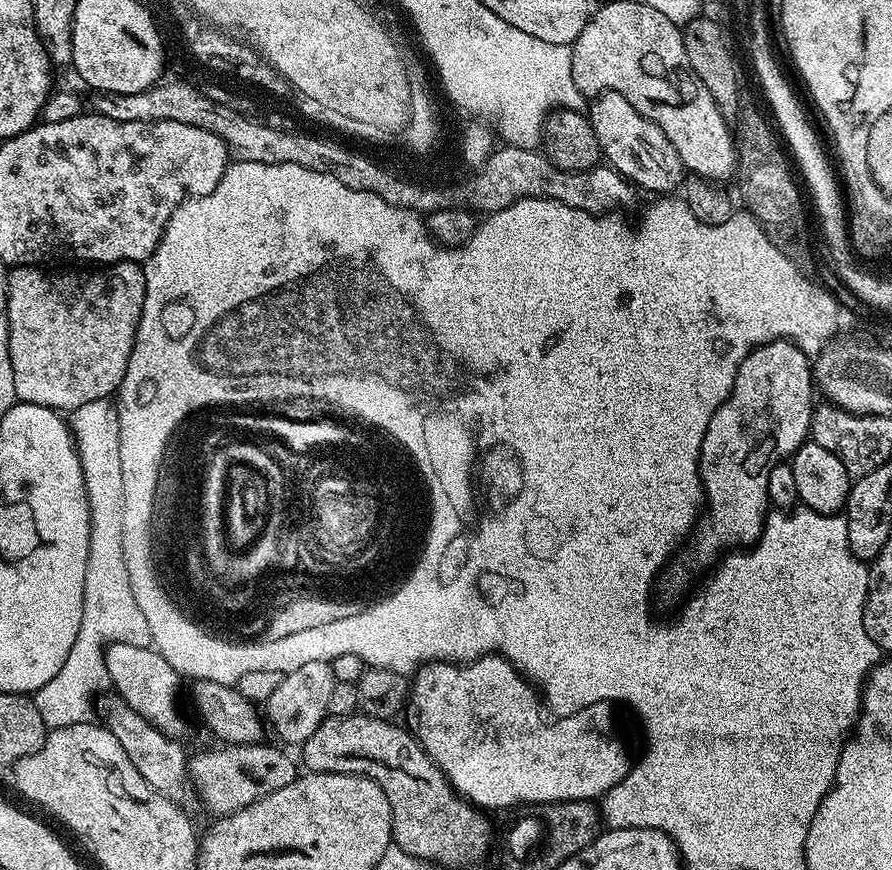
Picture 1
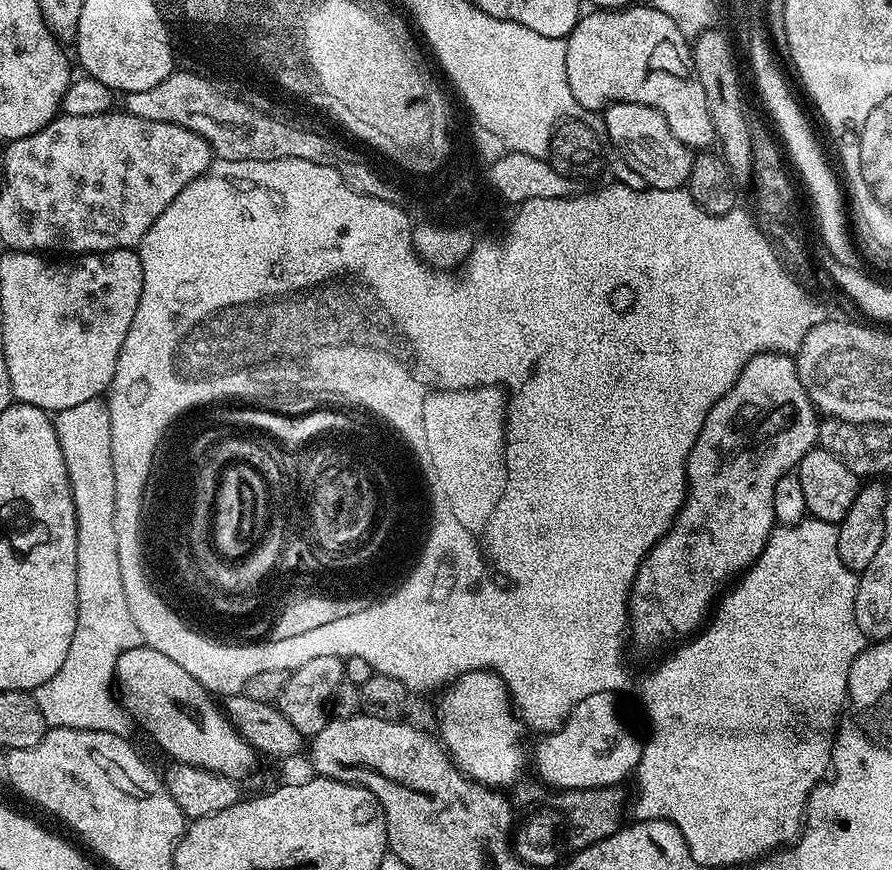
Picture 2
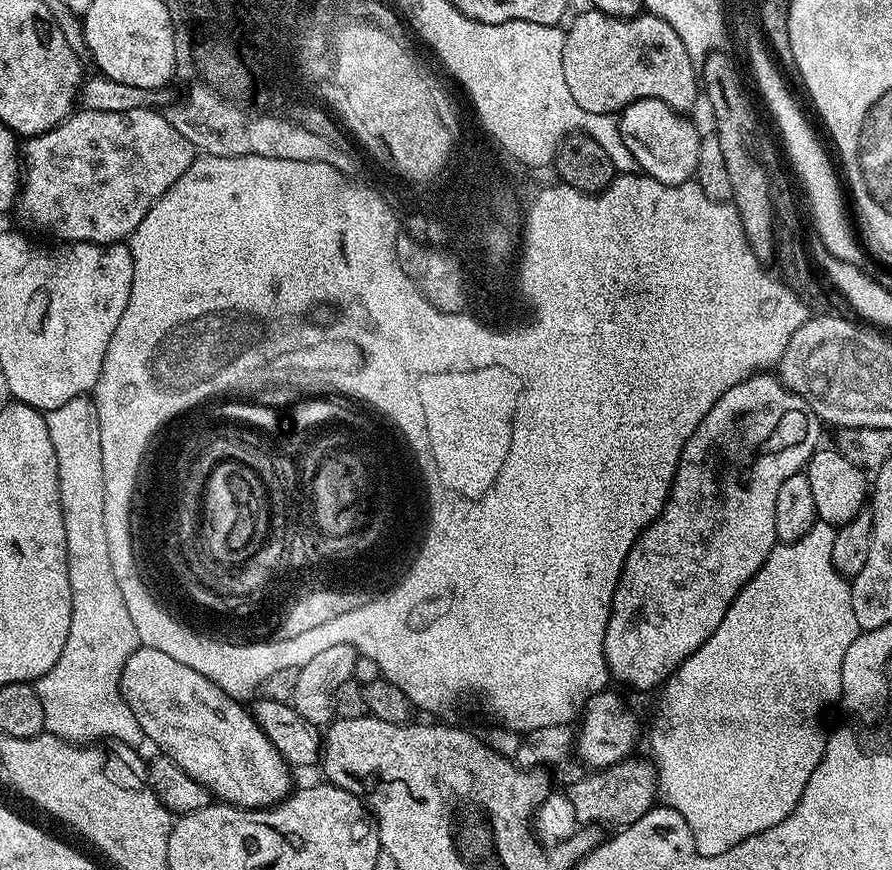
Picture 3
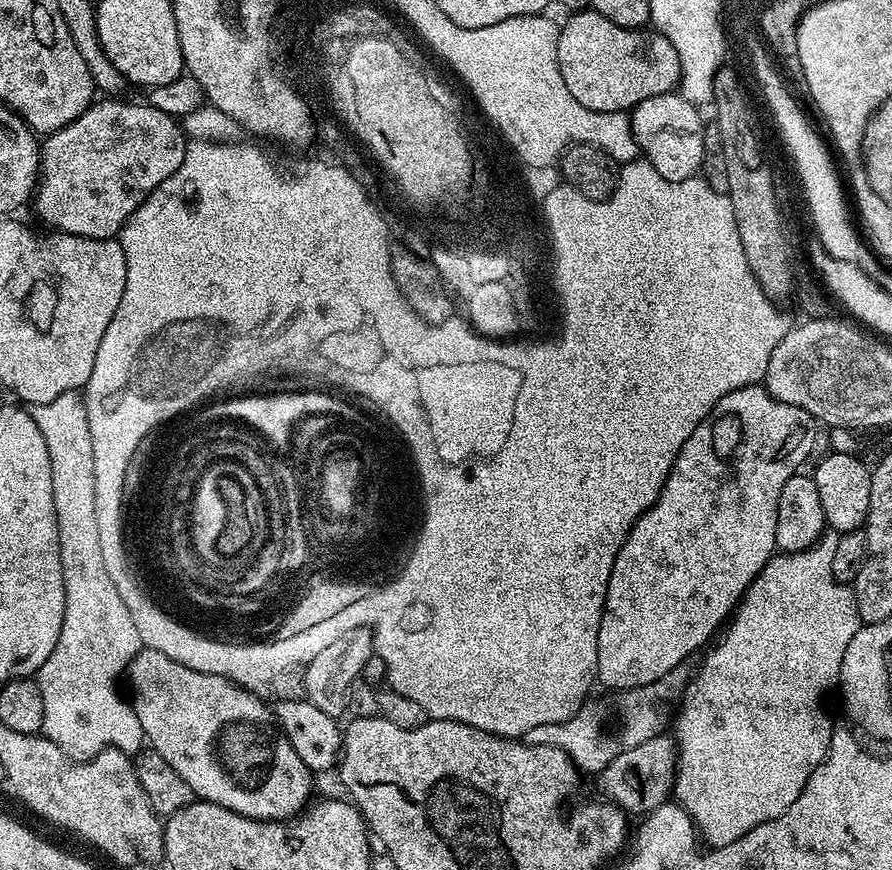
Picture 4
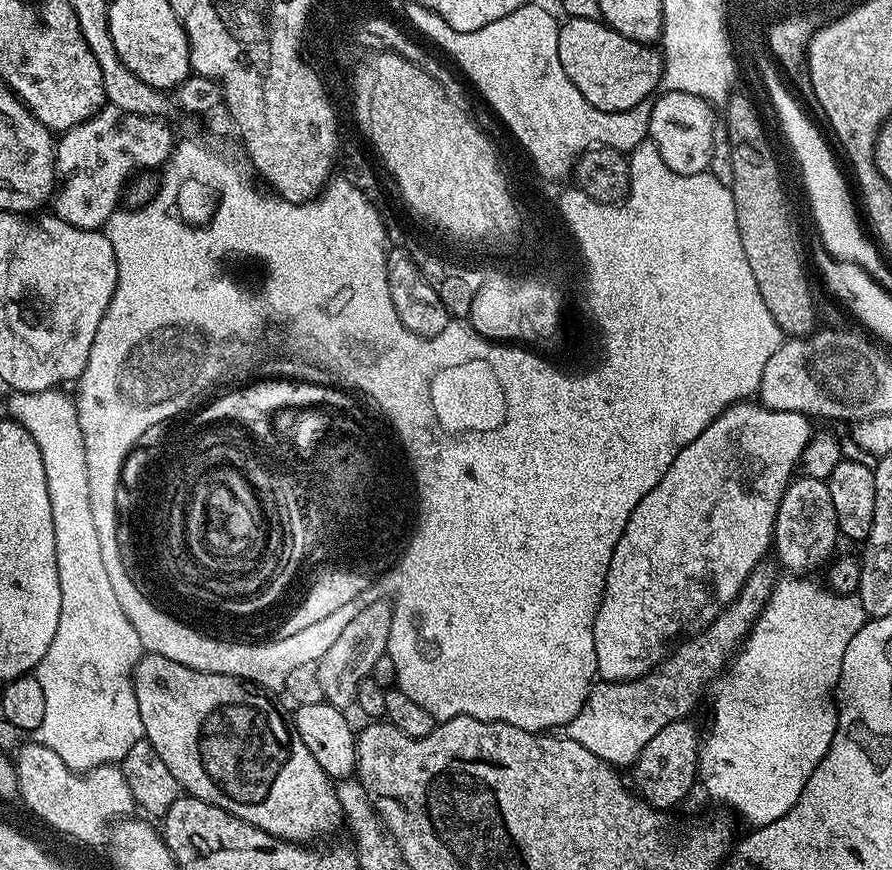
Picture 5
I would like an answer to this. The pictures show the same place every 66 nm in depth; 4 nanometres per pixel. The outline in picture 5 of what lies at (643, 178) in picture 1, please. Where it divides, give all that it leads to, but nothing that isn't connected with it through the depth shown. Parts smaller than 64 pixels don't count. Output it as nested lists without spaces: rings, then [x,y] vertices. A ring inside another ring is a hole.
[[[681,92],[657,95],[651,101],[651,105],[648,135],[658,146],[658,154],[662,154],[662,162],[666,162],[670,170],[683,176],[709,171],[714,146],[714,124],[718,117],[716,112],[712,113],[713,105],[694,94]]]

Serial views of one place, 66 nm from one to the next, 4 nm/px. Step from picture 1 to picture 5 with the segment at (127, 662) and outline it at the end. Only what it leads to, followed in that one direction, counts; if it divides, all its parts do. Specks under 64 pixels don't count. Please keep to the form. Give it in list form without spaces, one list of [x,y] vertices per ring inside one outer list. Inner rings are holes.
[[[145,654],[140,657],[136,673],[132,675],[132,689],[138,702],[138,714],[142,714],[142,726],[144,727],[144,739],[158,750],[158,758],[166,762],[166,770],[174,774],[181,789],[189,796],[197,796],[206,802],[210,802],[219,808],[225,808],[230,814],[250,822],[255,828],[261,828],[266,834],[276,836],[280,840],[293,842],[316,842],[319,836],[328,836],[336,827],[342,824],[342,813],[336,793],[336,785],[331,776],[327,776],[318,766],[314,754],[306,750],[306,742],[298,738],[298,734],[284,721],[282,713],[276,709],[276,704],[271,700],[267,691],[245,682],[239,676],[227,676],[226,674],[206,674],[202,670],[190,670],[190,666],[182,666],[178,662],[170,662],[170,658]]]

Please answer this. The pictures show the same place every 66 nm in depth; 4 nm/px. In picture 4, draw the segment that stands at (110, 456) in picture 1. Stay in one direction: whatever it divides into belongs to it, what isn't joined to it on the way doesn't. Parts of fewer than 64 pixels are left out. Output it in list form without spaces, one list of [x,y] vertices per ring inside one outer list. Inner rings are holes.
[[[79,391],[58,394],[52,402],[31,405],[30,411],[42,438],[46,442],[46,454],[50,454],[50,474],[54,486],[54,514],[58,522],[62,578],[66,590],[66,610],[62,618],[62,634],[40,667],[38,683],[42,690],[44,707],[43,735],[58,746],[72,760],[92,760],[102,750],[117,748],[136,754],[145,747],[142,722],[127,699],[120,697],[116,683],[121,683],[132,659],[142,647],[134,618],[126,610],[126,602],[118,598],[106,566],[102,566],[102,545],[98,543],[98,518],[94,518],[94,450],[90,442],[90,422],[86,422],[86,406]]]

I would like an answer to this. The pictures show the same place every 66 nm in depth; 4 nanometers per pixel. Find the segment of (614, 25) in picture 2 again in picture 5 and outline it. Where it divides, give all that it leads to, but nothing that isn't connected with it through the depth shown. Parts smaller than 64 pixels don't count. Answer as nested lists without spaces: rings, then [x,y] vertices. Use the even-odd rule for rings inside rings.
[[[565,19],[560,24],[558,34],[558,58],[562,62],[562,70],[566,70],[566,78],[570,78],[570,82],[574,82],[574,86],[578,86],[582,98],[586,98],[586,102],[590,102],[590,106],[603,112],[625,112],[645,103],[657,91],[660,76],[664,73],[664,61],[661,53],[655,47],[639,44],[618,34],[601,19]]]

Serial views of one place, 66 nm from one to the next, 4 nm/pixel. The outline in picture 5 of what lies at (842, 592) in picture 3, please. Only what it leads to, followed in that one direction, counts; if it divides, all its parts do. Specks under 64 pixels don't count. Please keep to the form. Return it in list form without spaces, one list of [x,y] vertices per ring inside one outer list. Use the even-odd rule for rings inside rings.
[[[788,574],[780,578],[776,588],[770,594],[769,601],[757,617],[751,632],[739,645],[738,651],[731,657],[730,663],[715,677],[712,688],[712,721],[708,724],[708,733],[703,733],[700,742],[700,762],[698,765],[698,780],[704,788],[720,804],[733,808],[748,826],[759,826],[778,822],[782,814],[786,814],[798,802],[806,782],[810,782],[810,774],[822,762],[826,750],[830,750],[830,742],[836,733],[836,713],[838,711],[837,692],[840,683],[840,671],[842,670],[842,658],[846,654],[846,646],[850,646],[850,638],[858,634],[860,627],[866,622],[862,602],[859,595],[837,596],[823,583],[815,584],[800,574]]]

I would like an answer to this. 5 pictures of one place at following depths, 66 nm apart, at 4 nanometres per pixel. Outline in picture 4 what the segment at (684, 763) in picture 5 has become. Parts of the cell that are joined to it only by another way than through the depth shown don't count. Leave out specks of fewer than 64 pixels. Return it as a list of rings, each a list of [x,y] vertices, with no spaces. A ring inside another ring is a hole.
[[[661,734],[633,748],[625,747],[598,773],[594,781],[596,781],[597,790],[604,795],[601,797],[603,797],[605,801],[617,804],[620,809],[631,814],[633,817],[640,818],[647,813],[653,812],[658,806],[669,803],[670,797],[674,792],[676,782],[675,739],[673,739],[671,735]]]

